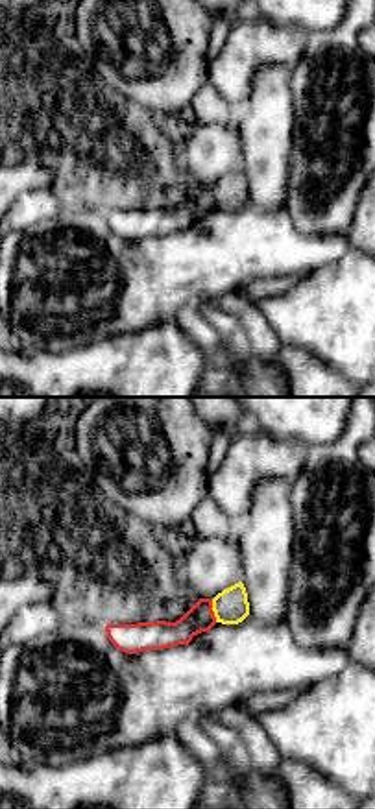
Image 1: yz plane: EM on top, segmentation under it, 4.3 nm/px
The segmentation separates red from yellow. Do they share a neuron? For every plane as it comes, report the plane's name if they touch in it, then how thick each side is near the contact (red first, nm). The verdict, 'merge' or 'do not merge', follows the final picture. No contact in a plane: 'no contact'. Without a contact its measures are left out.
yz | 120/150 nm

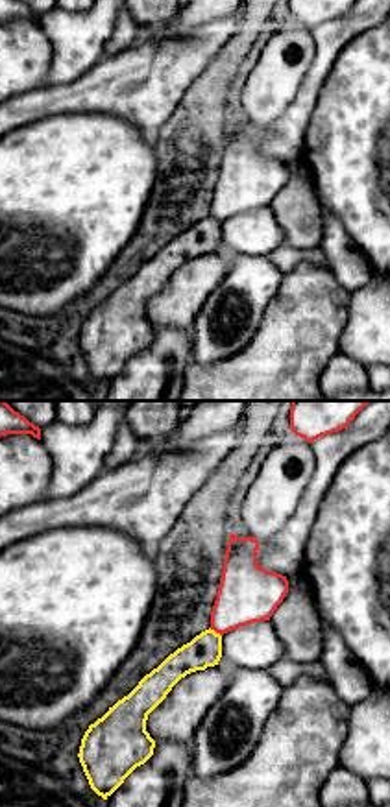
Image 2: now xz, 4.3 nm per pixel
xz | 260/150 nm

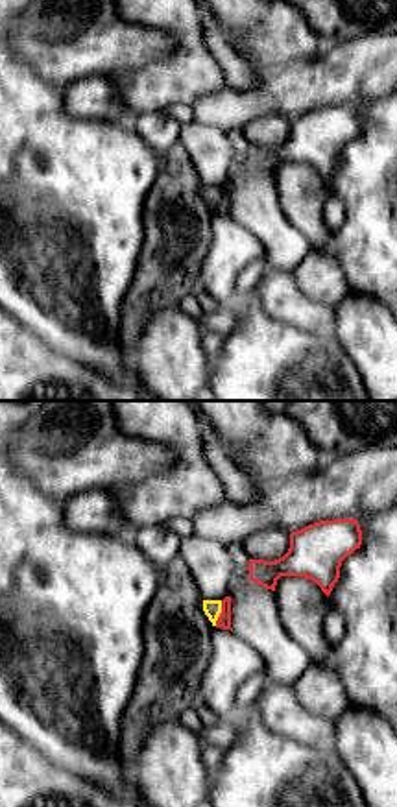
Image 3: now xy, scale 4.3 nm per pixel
xy | 60/80 nm

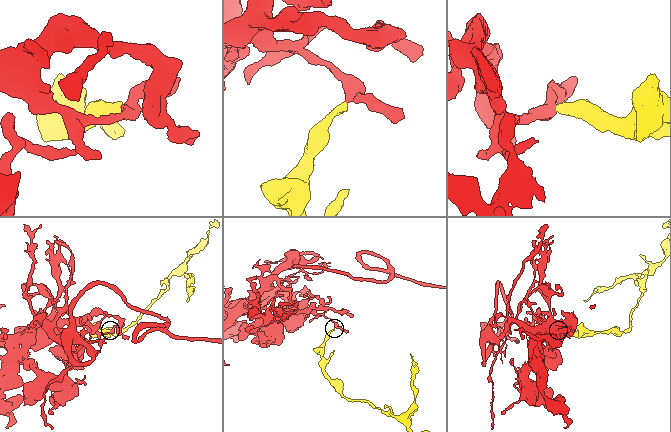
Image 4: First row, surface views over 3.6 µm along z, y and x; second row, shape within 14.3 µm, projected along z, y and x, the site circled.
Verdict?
do not merge

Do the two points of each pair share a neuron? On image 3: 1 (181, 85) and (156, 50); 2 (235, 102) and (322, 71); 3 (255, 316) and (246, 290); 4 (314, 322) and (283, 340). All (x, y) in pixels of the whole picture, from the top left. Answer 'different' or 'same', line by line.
1: different
2: same
3: different
4: different

